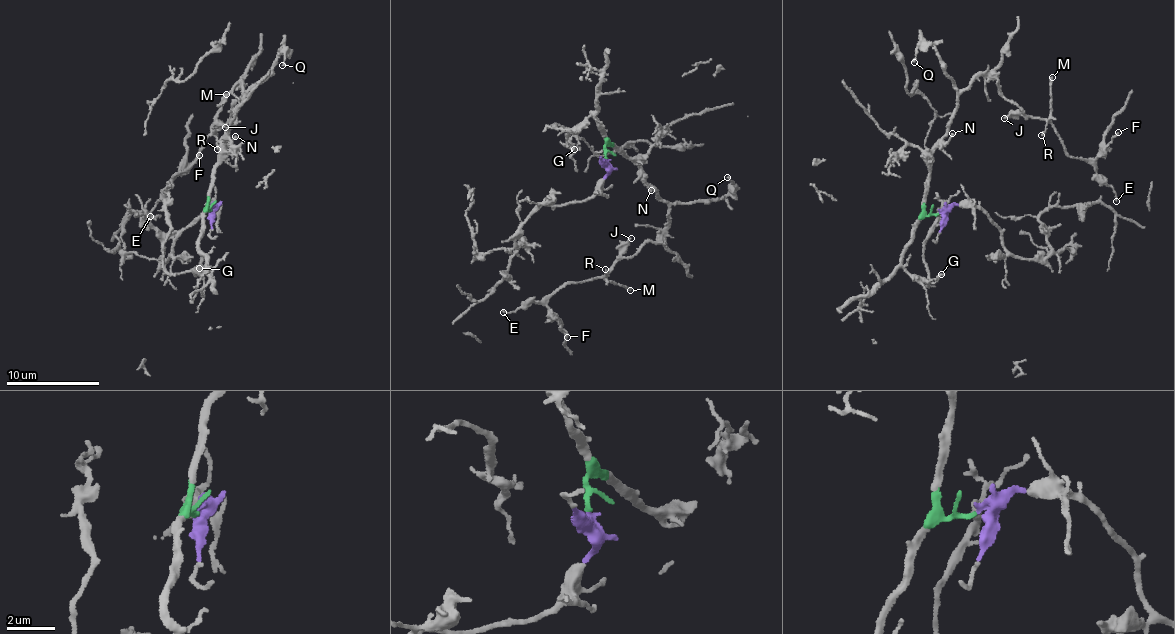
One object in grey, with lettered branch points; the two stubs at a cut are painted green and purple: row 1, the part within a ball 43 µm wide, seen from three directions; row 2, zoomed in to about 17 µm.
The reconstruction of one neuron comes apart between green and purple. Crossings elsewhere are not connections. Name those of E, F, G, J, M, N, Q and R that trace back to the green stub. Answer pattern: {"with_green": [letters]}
{"with_green": ["E", "F", "G", "J", "M", "N", "Q", "R"]}

